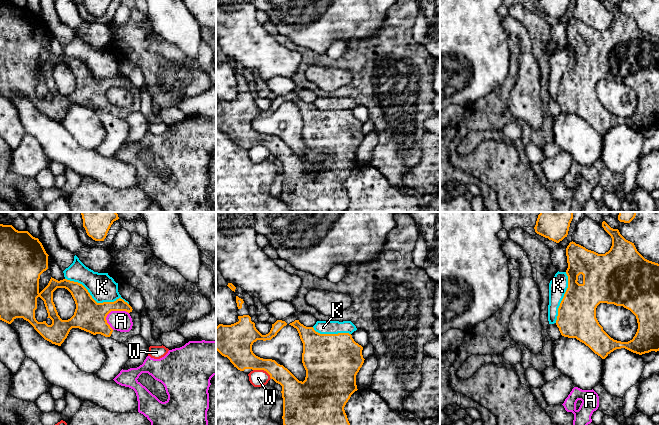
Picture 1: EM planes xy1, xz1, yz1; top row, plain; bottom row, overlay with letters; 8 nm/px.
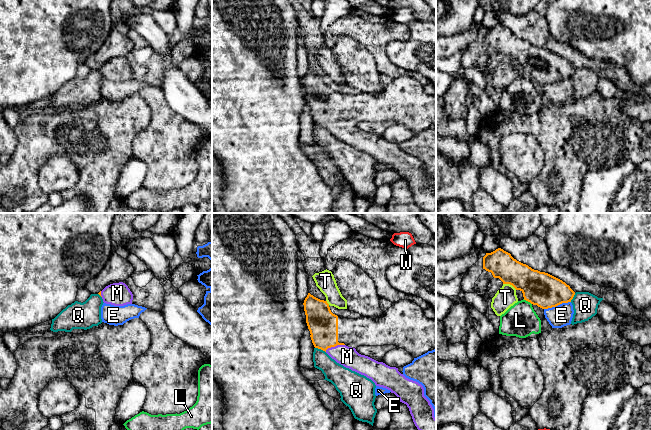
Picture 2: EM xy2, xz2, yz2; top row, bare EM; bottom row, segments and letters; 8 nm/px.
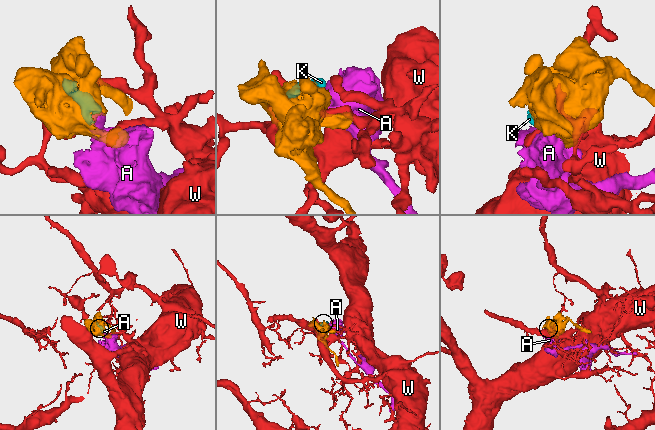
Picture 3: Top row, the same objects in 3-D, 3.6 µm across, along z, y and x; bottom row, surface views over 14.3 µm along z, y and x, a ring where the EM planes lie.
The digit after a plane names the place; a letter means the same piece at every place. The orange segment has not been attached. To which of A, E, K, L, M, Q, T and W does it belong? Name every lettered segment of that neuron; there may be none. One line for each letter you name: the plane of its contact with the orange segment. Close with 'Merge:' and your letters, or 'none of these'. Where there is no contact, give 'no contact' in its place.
M: contact in xz2
Merge: M

